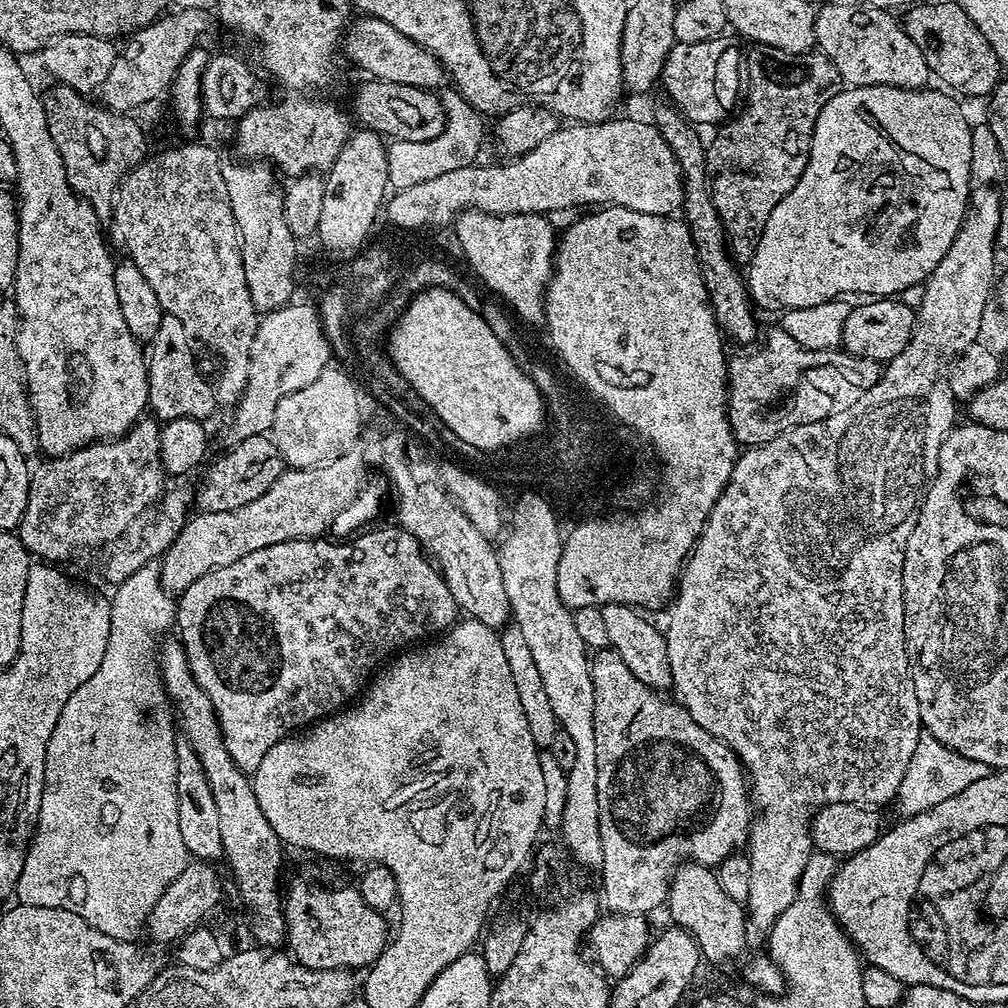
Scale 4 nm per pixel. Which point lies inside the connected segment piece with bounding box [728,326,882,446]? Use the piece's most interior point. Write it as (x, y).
(779, 386)

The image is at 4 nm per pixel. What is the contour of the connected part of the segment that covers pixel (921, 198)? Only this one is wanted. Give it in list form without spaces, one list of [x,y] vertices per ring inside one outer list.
[[[871,84],[861,88],[848,86],[837,96],[830,98],[830,102],[826,102],[826,106],[816,119],[804,173],[794,186],[794,190],[790,190],[790,194],[786,194],[786,198],[782,198],[782,202],[774,206],[770,222],[766,222],[766,230],[762,230],[758,250],[746,264],[748,295],[759,307],[760,304],[764,308],[781,304],[780,308],[787,310],[818,306],[827,300],[851,297],[851,292],[857,292],[860,298],[892,298],[907,287],[923,285],[928,275],[938,266],[938,262],[942,262],[946,250],[950,250],[950,242],[954,242],[958,234],[970,199],[972,128],[964,121],[959,106],[951,100],[953,97],[947,91],[939,91],[935,92],[932,86],[923,88],[895,88],[889,84]]]

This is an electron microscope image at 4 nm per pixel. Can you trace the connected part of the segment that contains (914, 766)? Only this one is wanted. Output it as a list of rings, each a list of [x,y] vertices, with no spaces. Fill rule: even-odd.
[[[921,734],[918,746],[914,746],[914,754],[910,757],[910,766],[906,766],[906,774],[902,774],[898,805],[905,817],[916,816],[930,810],[930,806],[938,806],[938,802],[946,802],[946,798],[954,798],[954,794],[962,794],[966,786],[978,782],[978,778],[987,776],[989,771],[982,762],[962,758],[962,754],[942,746],[938,738]]]

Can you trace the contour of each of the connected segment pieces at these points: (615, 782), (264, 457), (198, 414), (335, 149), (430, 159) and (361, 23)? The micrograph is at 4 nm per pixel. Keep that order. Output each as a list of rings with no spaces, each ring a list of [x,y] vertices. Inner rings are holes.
[[[612,647],[601,648],[591,657],[590,667],[594,682],[594,746],[598,750],[598,816],[600,837],[602,838],[602,862],[598,869],[602,904],[609,913],[618,916],[638,916],[649,914],[655,908],[663,909],[668,899],[668,886],[672,876],[681,864],[694,863],[719,866],[728,856],[739,853],[748,843],[748,829],[754,815],[754,805],[750,799],[750,784],[746,779],[743,764],[729,748],[714,734],[702,730],[698,722],[687,712],[683,704],[675,699],[667,700],[667,695],[646,686],[622,662],[622,658]]]
[[[267,435],[251,436],[233,445],[221,460],[207,465],[208,473],[200,489],[195,489],[194,504],[200,512],[238,510],[238,506],[246,506],[246,502],[262,498],[262,494],[266,494],[266,490],[270,490],[270,486],[274,486],[274,482],[278,482],[280,475],[286,471],[278,446]]]
[[[165,315],[158,326],[158,334],[150,341],[148,362],[148,408],[157,421],[173,420],[174,418],[194,418],[195,420],[211,421],[212,415],[218,412],[216,406],[216,389],[200,373],[196,365],[196,356],[192,353],[193,341],[190,339],[186,326],[178,322],[178,318]]]
[[[265,103],[259,108],[250,110],[246,115],[241,116],[236,128],[236,148],[244,155],[243,159],[248,162],[264,161],[275,166],[281,173],[288,175],[288,178],[295,178],[305,174],[315,173],[316,168],[327,170],[338,158],[342,146],[348,141],[350,127],[348,120],[350,116],[336,104],[272,104]]]
[[[462,98],[447,109],[447,120],[444,129],[436,138],[426,142],[408,142],[406,140],[392,140],[387,145],[388,150],[388,183],[393,189],[418,186],[418,182],[426,182],[430,178],[438,178],[438,174],[450,174],[450,170],[467,168],[473,163],[480,143],[485,143],[485,117],[470,107]]]
[[[361,15],[349,23],[342,37],[342,52],[348,55],[352,64],[357,64],[369,77],[398,82],[406,86],[414,86],[436,90],[446,80],[444,65],[432,52],[426,51],[421,44],[406,38],[406,34],[398,34],[390,22],[382,22],[373,16]]]

